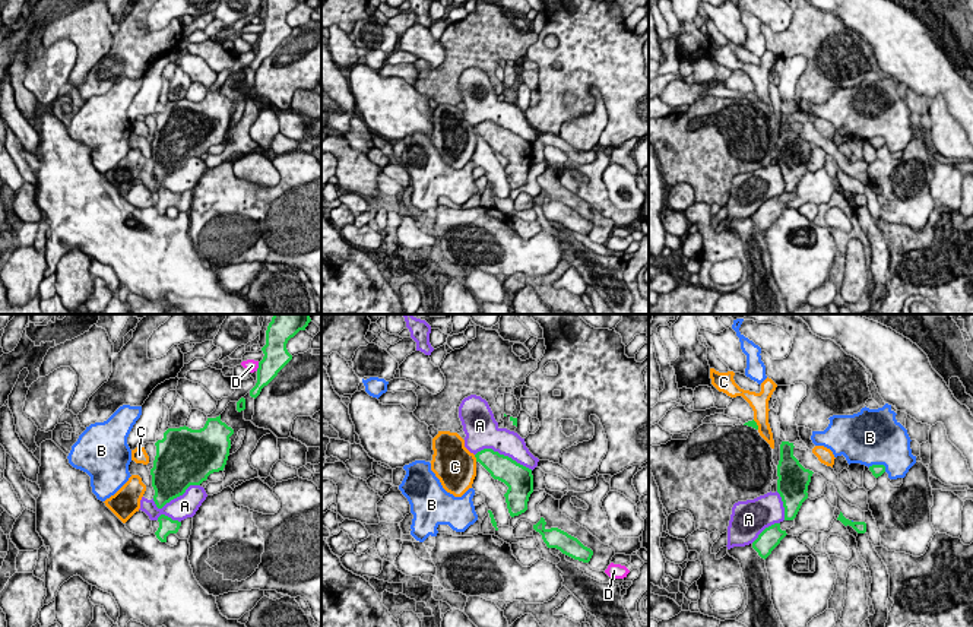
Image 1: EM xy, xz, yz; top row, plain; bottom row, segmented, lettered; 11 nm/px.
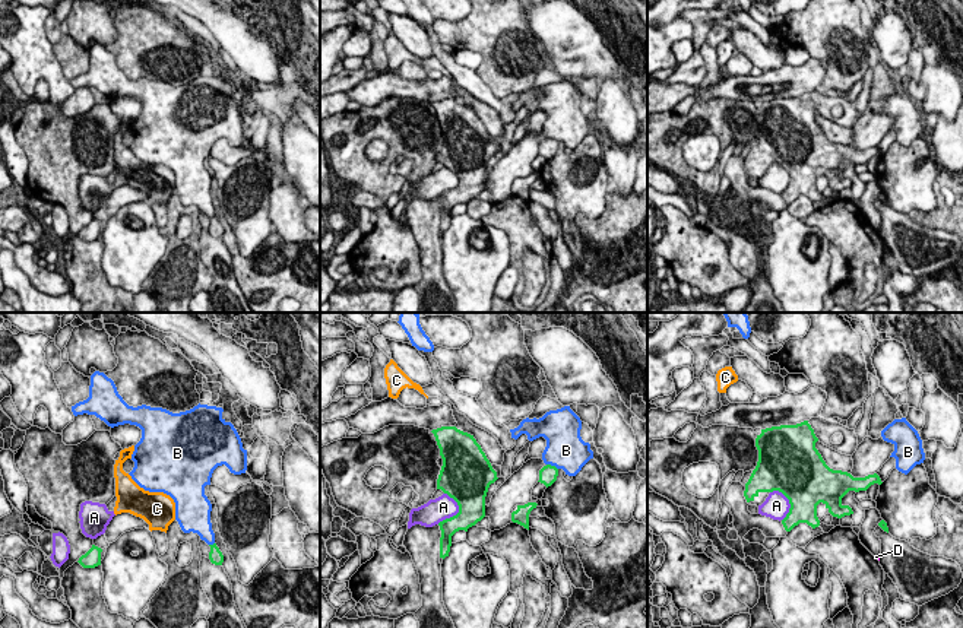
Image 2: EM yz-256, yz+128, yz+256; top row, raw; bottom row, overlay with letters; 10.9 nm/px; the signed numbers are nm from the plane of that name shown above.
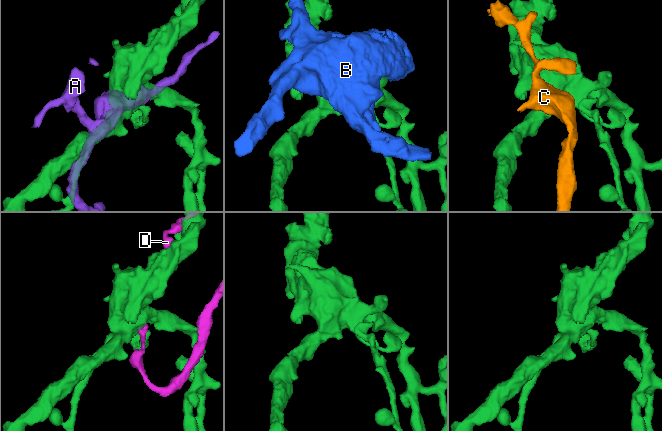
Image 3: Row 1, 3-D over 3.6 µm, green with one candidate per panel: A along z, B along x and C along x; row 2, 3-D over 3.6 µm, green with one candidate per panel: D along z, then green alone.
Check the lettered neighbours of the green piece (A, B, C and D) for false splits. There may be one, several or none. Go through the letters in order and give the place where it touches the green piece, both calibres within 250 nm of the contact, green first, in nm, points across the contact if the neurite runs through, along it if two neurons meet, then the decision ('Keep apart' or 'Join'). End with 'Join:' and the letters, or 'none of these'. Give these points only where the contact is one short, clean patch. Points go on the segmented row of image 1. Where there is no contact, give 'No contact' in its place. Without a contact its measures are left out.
A: Touches green at xz (503, 455). Thickness 280 nm (green) against 280 nm. Keep apart
B: Touches green at yz (878, 465). Thickness 130 nm (green) against 480 nm. Keep apart
C: Touches green at xz (475, 456). Thickness 240 nm (green) against 460 nm. Keep apart
D: Touches green at xy (259, 367). Thickness 280 nm (green) against 140 nm. Join
Join: D

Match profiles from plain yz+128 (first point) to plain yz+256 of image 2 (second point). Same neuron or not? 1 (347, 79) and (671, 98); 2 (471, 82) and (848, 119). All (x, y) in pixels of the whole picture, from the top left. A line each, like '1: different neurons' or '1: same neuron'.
1: different neurons
2: same neuron

